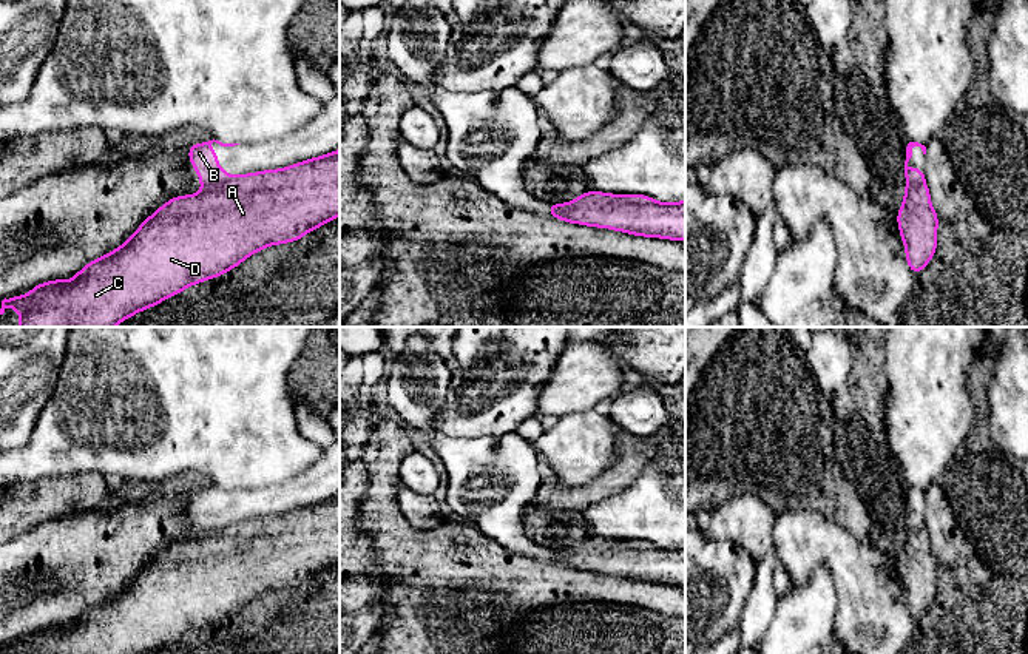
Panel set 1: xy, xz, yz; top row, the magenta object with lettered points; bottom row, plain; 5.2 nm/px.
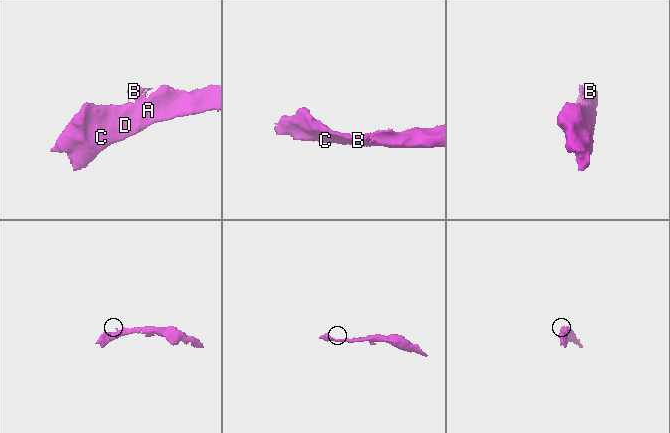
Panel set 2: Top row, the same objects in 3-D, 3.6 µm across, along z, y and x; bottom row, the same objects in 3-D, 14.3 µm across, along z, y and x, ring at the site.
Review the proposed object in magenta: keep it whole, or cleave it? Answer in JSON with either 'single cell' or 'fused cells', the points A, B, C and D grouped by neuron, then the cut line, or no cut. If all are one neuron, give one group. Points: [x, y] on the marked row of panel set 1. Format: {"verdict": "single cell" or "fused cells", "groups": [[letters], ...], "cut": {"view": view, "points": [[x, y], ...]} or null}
{"verdict": "fused cells", "groups": [["A", "C", "D"], ["B"]], "cut": {"view": "xy", "points": [[232, 178], [209, 184], [204, 188]]}}

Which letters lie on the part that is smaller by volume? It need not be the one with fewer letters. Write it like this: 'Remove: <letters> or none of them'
Remove: B

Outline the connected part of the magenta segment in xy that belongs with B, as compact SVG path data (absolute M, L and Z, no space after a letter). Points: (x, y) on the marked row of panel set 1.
M213 139L187 148L190 162L196 168L201 185L204 188L208 185L224 184L228 179L232 179L232 176L225 170L221 170L218 167L218 154L213 153L210 148L213 142L219 143L221 147L239 145L239 143L222 143Z

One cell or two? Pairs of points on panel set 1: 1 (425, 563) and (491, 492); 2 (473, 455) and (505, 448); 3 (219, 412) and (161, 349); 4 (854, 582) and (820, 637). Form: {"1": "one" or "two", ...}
{"1": "two", "2": "one", "3": "one", "4": "two"}

